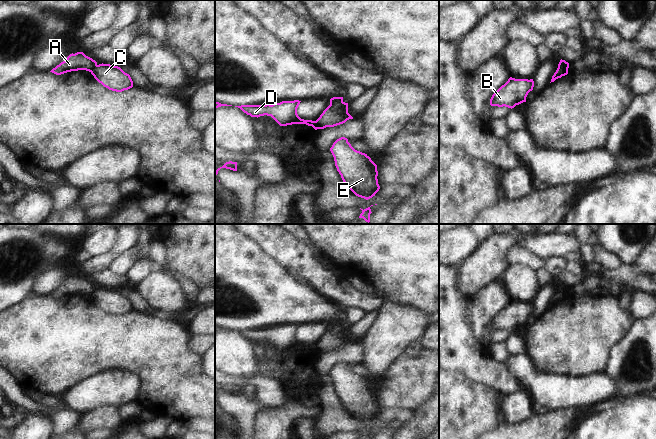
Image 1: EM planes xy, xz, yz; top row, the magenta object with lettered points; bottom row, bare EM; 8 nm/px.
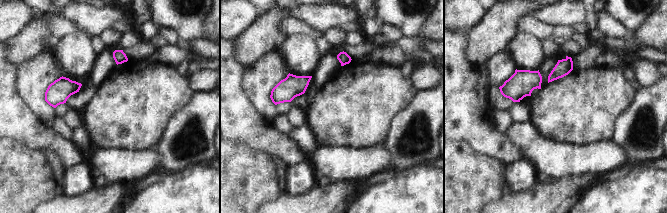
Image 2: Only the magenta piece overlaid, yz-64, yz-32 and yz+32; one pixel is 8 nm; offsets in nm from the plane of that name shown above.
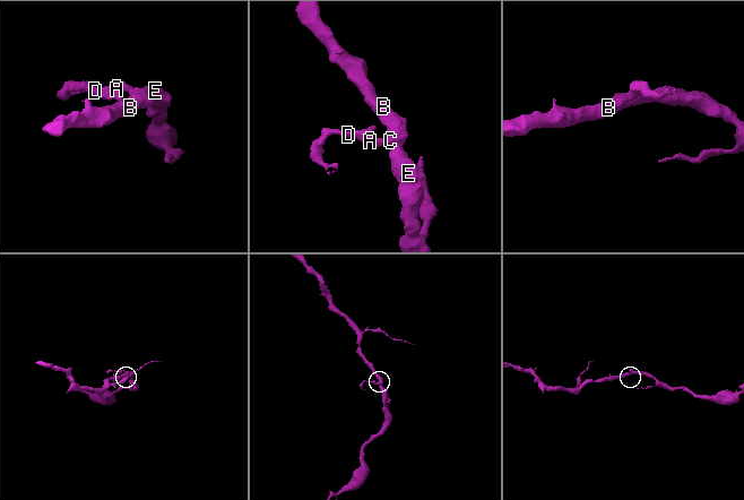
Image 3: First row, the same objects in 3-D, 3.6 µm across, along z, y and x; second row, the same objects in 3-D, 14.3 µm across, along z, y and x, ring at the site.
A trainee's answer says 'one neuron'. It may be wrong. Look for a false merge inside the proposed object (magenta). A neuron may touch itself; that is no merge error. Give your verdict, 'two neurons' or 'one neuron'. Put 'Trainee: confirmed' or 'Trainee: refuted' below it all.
two neurons
Trainee: refuted

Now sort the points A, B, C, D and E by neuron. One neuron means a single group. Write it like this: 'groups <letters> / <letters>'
groups A D / B C E

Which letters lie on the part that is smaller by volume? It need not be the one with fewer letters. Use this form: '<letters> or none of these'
A, D

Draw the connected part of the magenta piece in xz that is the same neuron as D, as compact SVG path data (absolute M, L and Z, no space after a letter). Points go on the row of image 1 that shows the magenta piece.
M282 101L272 105L241 105L235 106L240 108L244 113L251 117L271 116L280 126L292 124L306 124L312 126L315 130L319 129L317 121L301 119L297 114L297 108L301 101Z

